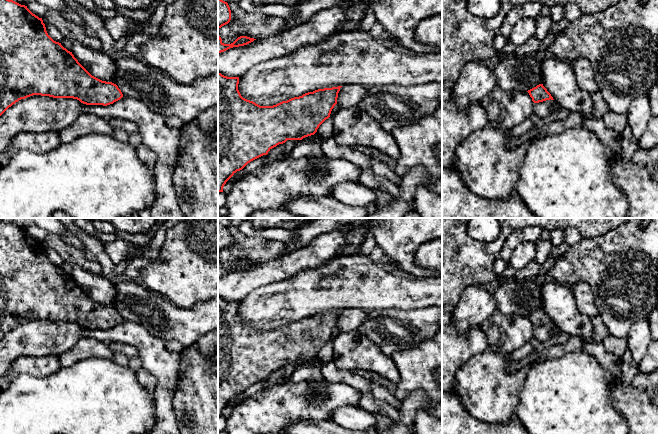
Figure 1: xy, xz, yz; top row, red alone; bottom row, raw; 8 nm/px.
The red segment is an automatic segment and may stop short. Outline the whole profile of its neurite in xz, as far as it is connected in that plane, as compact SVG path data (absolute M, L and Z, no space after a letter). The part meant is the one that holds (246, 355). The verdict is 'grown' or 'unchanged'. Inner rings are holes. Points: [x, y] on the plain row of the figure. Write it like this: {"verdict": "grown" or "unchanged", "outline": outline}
{"verdict": "unchanged", "outline": "M218 296L218 417L223 416L224 409L237 395L242 394L251 385L267 379L272 372L287 364L302 364L314 359L319 350L330 341L342 311L318 313L273 330L260 330L243 322L238 308L239 301L227 301Z"}

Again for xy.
{"verdict": "unchanged", "outline": "M0 222L0 340L13 328L21 323L33 319L49 320L53 322L73 322L86 329L103 329L107 330L120 324L123 321L121 314L112 306L102 305L92 300L74 281L72 276L64 272L61 267L54 265L47 257L42 242L33 238L25 229L21 229L7 222Z"}

